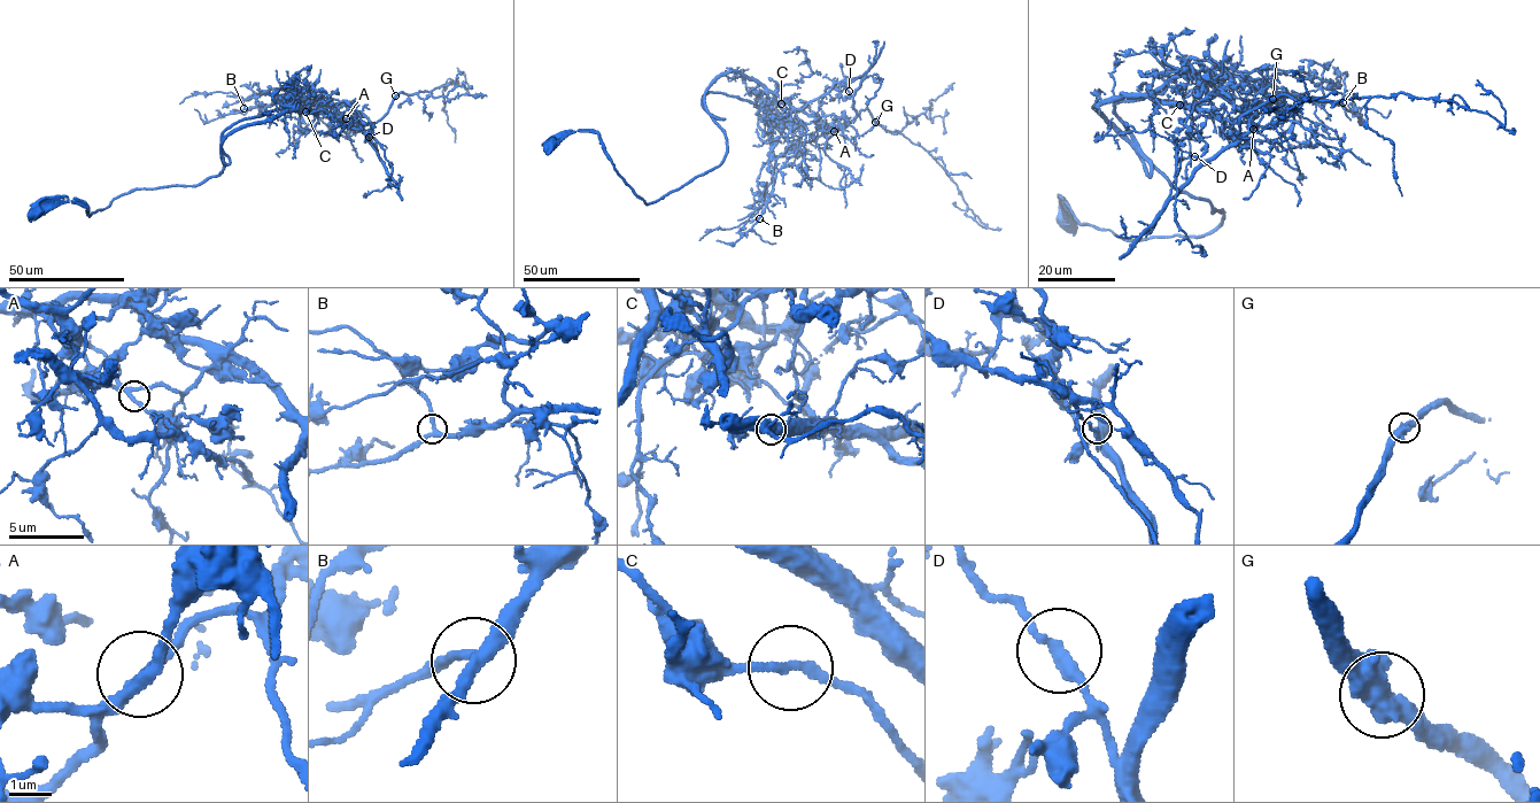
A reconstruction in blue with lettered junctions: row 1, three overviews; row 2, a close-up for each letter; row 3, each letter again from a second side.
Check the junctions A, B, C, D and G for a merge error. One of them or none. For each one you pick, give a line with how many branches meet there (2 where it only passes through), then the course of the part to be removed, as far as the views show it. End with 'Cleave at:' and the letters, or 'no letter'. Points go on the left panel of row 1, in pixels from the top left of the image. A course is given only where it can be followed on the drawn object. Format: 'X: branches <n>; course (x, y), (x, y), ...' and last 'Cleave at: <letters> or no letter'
D: branches 2; course (369, 137), (373, 124), (385, 115), (399, 93), (431, 91), (453, 79), (467, 91), (465, 77), (457, 68)
Cleave at: D

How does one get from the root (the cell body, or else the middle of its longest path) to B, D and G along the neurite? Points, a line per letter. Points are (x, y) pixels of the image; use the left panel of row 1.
B: (37, 209), (77, 201), (89, 216), (137, 190), (198, 184), (222, 172), (223, 131), (296, 95), (244, 108)
D: (37, 209), (77, 201), (89, 216), (137, 190), (198, 184), (222, 172), (226, 136), (284, 113), (369, 137)
G: (37, 209), (89, 216), (200, 184), (222, 172), (223, 131), (288, 94), (376, 123), (395, 95)

